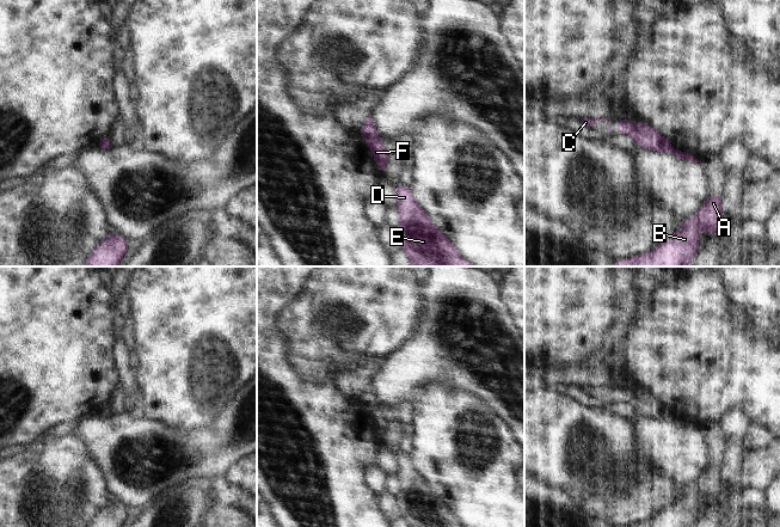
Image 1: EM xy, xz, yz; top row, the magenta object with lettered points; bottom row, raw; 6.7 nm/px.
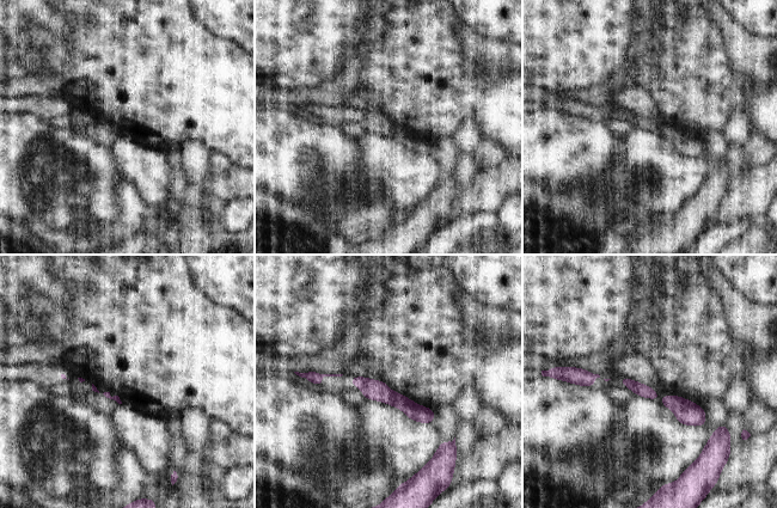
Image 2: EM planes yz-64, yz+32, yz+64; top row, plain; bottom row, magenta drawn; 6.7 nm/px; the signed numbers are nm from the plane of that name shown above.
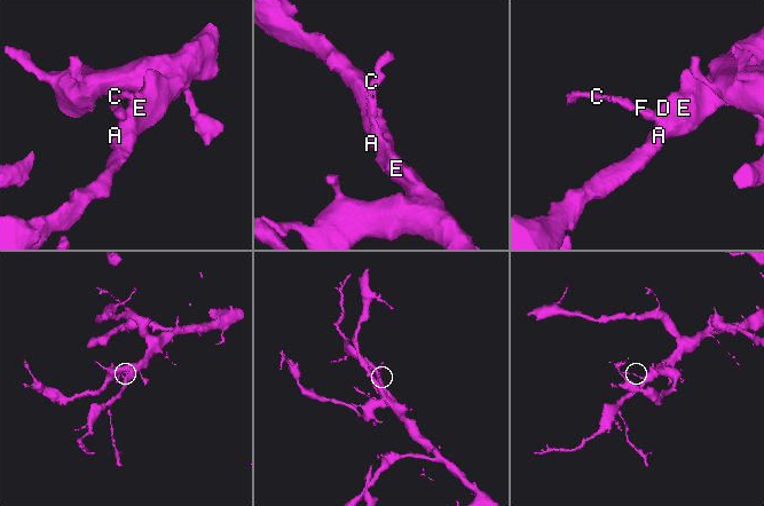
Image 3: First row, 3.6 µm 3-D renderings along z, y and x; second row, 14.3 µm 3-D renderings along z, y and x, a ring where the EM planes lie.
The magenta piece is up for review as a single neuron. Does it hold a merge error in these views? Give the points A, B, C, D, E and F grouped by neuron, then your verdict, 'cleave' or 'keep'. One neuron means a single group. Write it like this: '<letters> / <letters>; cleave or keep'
A B D E F / C; cleave

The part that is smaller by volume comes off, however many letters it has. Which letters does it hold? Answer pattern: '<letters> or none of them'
C

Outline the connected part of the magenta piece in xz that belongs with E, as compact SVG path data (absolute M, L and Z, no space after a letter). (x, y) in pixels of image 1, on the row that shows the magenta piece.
M395 184L395 191L395 208L400 215L395 231L412 266L473 266L459 256L456 247L432 225L411 196L409 186Z

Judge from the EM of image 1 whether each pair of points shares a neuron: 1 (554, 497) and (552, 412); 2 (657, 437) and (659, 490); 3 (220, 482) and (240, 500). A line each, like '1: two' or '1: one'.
1: two
2: two
3: one

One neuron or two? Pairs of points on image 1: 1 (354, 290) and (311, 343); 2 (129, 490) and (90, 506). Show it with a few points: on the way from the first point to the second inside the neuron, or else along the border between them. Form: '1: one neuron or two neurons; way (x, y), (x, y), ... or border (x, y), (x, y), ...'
1: one neuron; way (336, 301), (323, 302), (312, 316), (311, 325)
2: two neurons; border (100, 471), (111, 498)

